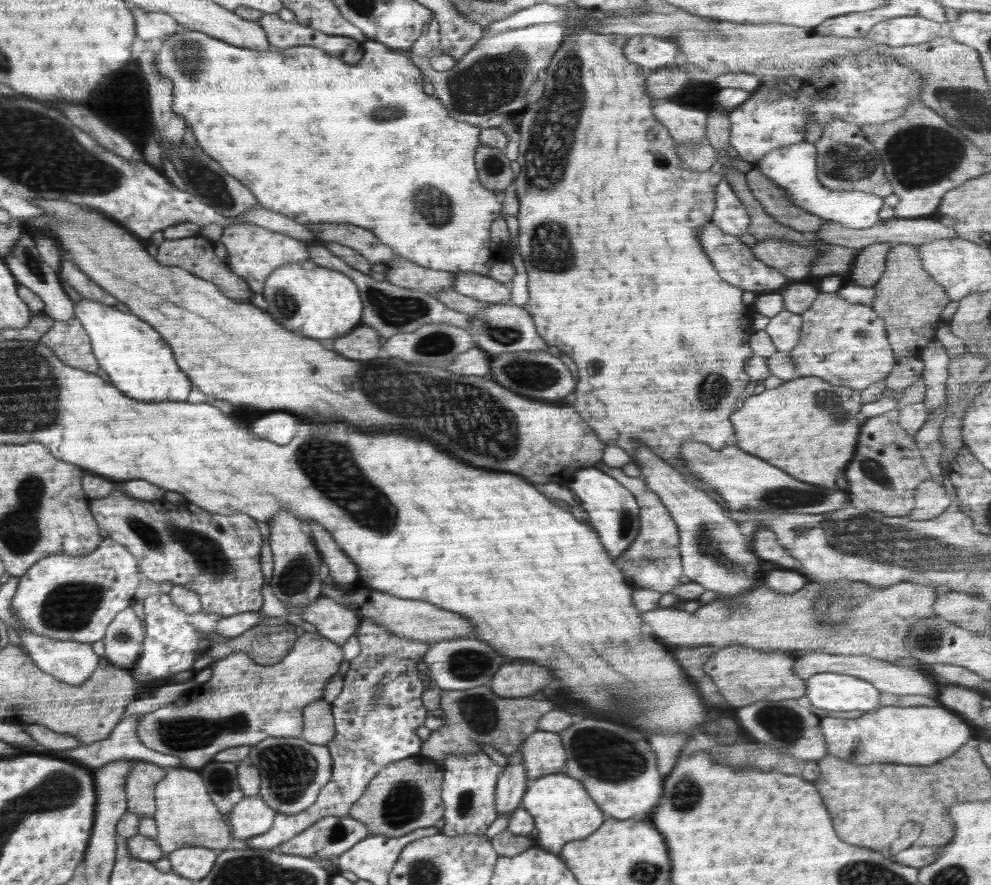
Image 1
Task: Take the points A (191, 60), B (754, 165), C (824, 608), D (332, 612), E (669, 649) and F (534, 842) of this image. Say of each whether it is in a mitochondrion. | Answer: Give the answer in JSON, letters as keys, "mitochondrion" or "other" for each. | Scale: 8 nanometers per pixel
{"A":"mitochondrion","B":"other","C":"mitochondrion","D":"other","E":"other","F":"other"}

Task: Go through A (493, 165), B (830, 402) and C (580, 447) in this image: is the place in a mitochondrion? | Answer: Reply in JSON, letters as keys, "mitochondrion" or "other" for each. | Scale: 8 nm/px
{"A":"mitochondrion","B":"mitochondrion","C":"other"}

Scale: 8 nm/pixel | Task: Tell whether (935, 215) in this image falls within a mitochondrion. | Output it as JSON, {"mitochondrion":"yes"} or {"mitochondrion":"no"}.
{"mitochondrion":"no"}

